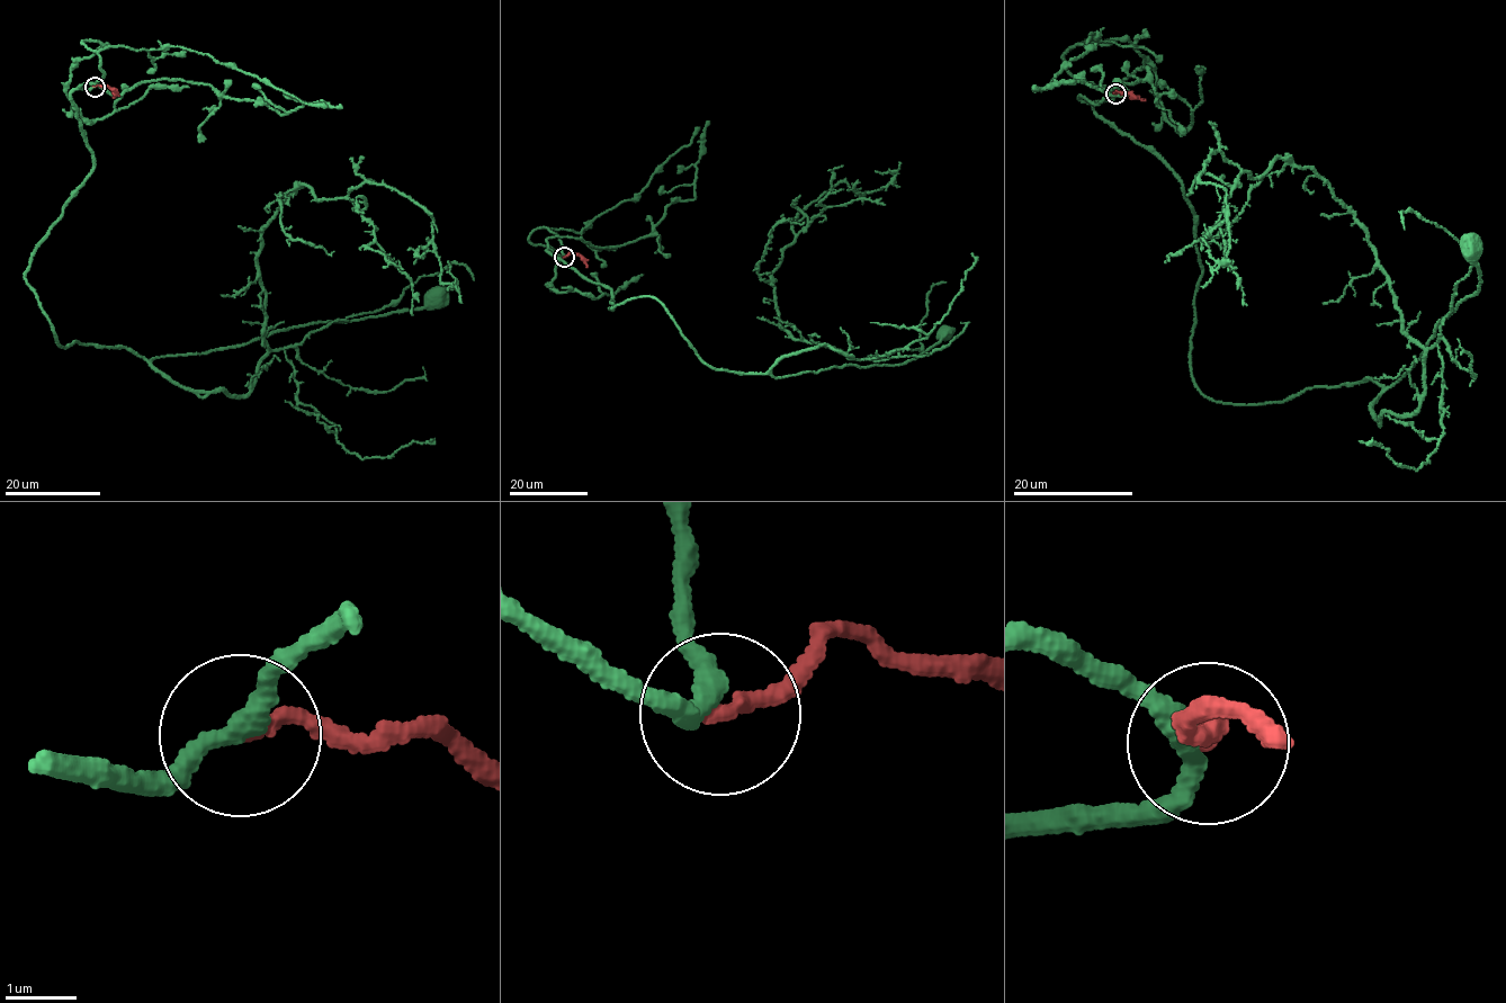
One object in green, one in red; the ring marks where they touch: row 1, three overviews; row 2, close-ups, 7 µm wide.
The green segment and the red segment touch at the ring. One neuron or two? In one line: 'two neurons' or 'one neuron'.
two neurons

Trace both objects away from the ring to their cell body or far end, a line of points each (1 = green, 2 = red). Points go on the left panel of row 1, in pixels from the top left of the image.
1: (93, 86), (71, 96), (91, 173), (26, 272), (59, 347), (202, 354), (438, 296)
2: (93, 86), (113, 88), (114, 97)

